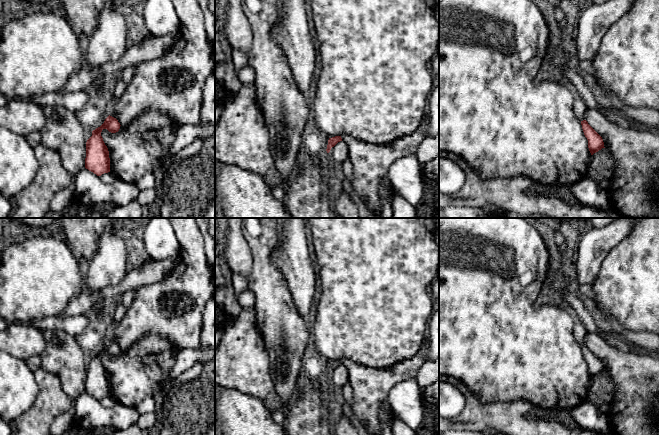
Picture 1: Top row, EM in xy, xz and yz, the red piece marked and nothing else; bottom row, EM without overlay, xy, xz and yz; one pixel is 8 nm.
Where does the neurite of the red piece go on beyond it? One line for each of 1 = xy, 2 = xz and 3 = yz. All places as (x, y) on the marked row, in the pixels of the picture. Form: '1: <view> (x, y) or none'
1: none
2: none
3: none

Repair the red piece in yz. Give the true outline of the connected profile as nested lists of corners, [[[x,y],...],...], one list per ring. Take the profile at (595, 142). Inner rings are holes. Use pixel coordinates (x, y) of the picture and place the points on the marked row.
[[[586,120],[581,121],[582,129],[585,137],[588,140],[588,148],[593,155],[604,147],[602,137],[588,124]]]

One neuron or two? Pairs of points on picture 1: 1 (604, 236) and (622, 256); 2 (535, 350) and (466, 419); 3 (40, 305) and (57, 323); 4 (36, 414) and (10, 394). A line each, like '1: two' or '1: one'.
1: two
2: two
3: two
4: two

